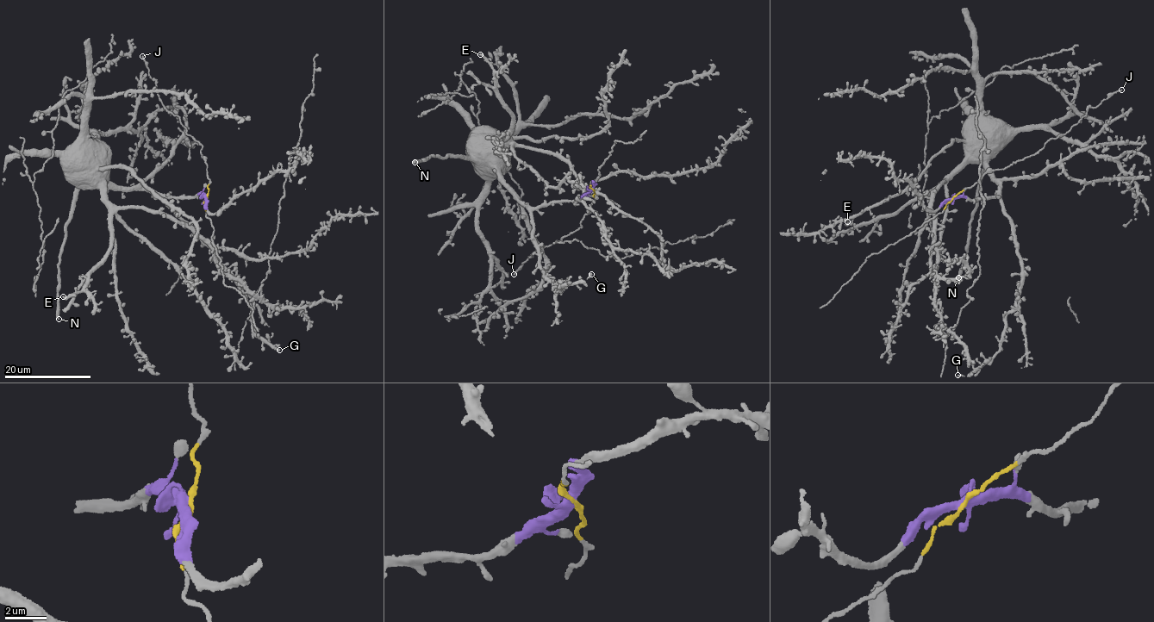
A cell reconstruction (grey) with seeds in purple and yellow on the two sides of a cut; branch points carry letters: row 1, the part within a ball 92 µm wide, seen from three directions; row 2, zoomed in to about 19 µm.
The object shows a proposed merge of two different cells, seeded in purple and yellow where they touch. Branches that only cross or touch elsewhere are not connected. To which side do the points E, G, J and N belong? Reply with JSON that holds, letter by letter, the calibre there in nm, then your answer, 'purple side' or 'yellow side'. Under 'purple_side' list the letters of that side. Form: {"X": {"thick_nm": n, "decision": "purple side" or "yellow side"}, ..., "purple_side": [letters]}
{"E": {"thick_nm": 280, "decision": "purple side"}, "G": {"thick_nm": 280, "decision": "purple side"}, "J": {"thick_nm": 150, "decision": "yellow side"}, "N": {"thick_nm": 360, "decision": "purple side"}, "purple_side": ["E", "G", "N"]}

